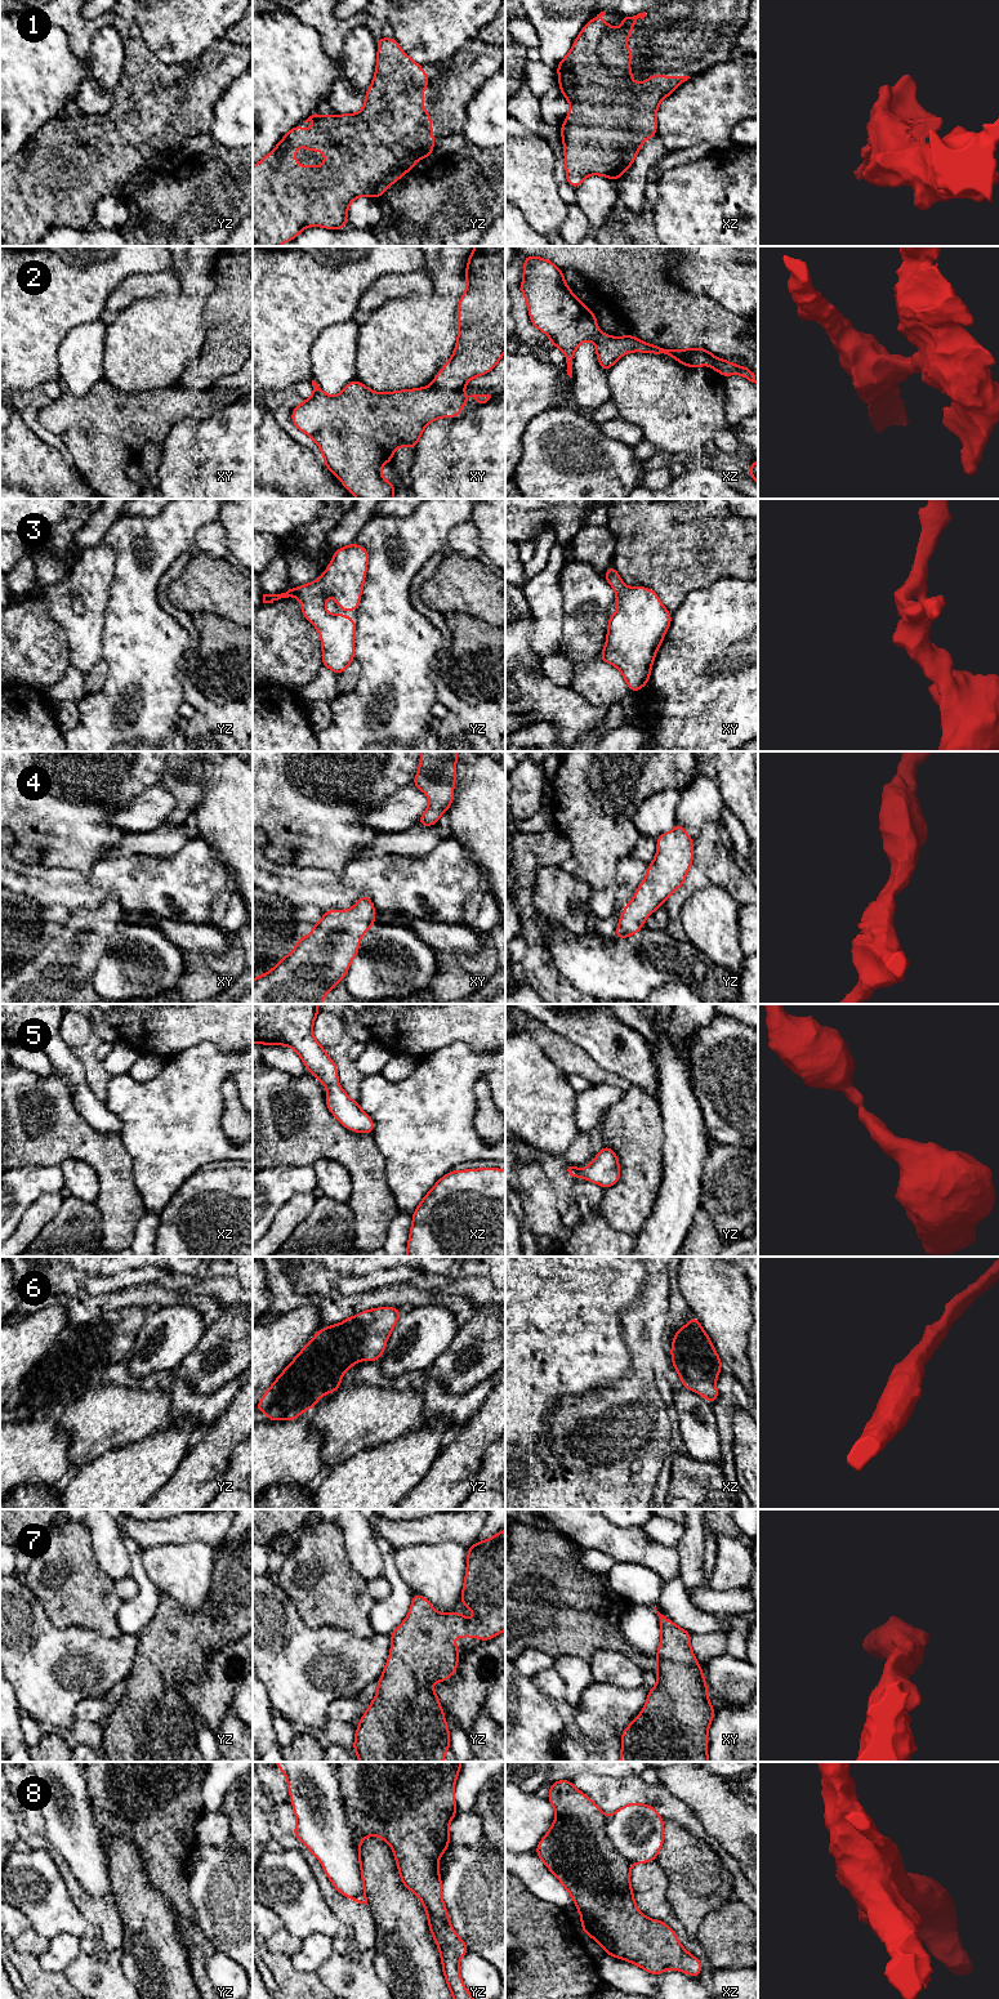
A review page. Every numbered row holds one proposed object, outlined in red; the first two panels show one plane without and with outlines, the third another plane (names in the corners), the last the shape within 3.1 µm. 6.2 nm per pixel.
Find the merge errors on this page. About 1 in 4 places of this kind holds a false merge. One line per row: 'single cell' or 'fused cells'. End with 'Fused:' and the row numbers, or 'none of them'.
1: single cell
2: fused cells
3: single cell
4: single cell
5: single cell
6: single cell
7: single cell
8: fused cells
Fused: 2, 8

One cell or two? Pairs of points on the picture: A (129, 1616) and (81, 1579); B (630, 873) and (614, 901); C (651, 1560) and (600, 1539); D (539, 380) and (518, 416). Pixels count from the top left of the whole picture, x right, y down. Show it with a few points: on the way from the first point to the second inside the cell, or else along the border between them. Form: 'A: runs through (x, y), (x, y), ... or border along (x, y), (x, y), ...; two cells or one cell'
A: border along (123, 1602), (117, 1610), (117, 1629), (120, 1632); two cells
B: runs through (627, 879), (624, 888), (618, 895); one cell
C: runs through (638, 1548), (612, 1540); one cell
D: runs through (530, 389), (518, 401), (518, 407); one cell

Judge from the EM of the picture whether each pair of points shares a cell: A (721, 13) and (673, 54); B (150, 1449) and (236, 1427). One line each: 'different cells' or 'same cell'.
A: same cell
B: different cells

